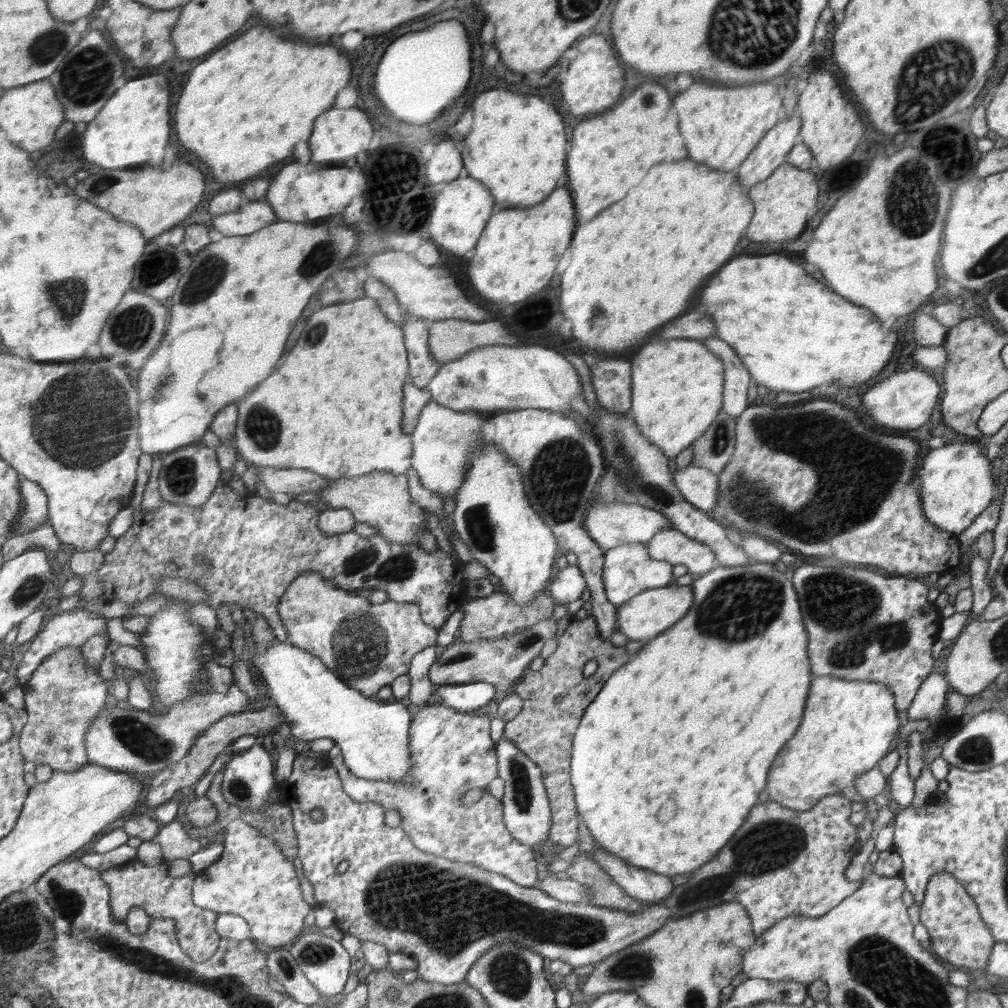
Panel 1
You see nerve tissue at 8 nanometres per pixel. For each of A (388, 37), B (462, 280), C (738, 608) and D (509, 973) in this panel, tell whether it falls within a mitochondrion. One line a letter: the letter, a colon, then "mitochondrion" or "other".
A: other
B: other
C: mitochondrion
D: mitochondrion

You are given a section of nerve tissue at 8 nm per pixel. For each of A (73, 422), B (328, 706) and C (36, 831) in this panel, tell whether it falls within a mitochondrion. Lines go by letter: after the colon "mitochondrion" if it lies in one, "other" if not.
A: mitochondrion
B: other
C: other

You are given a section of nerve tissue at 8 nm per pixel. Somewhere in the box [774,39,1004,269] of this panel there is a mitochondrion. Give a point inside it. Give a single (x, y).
(913, 205)

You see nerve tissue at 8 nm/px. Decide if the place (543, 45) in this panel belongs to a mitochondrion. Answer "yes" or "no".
no

